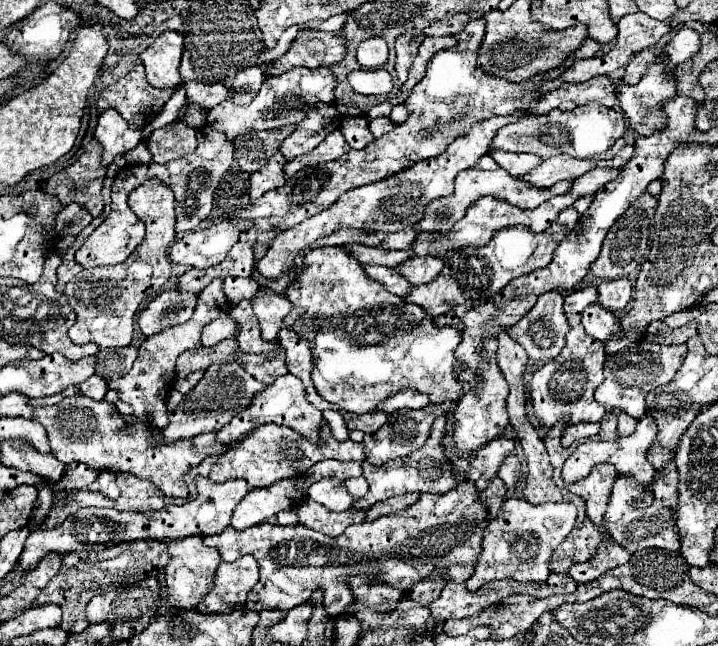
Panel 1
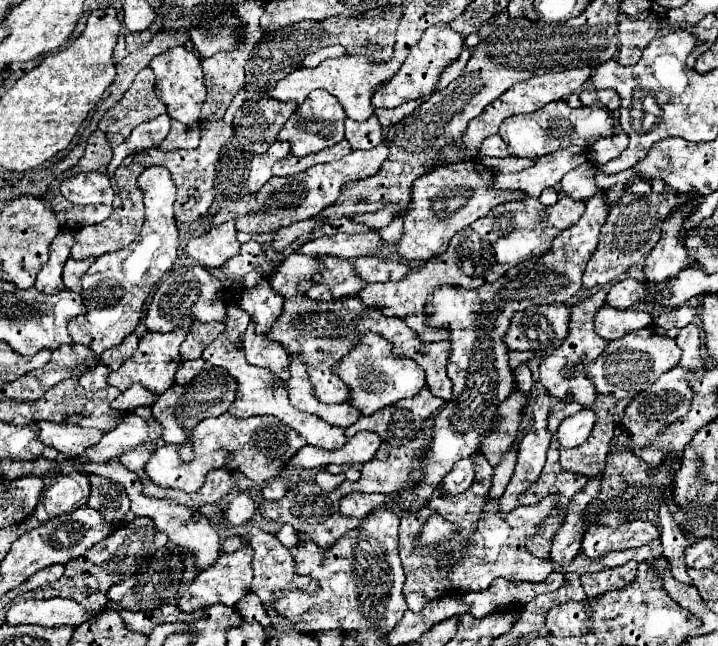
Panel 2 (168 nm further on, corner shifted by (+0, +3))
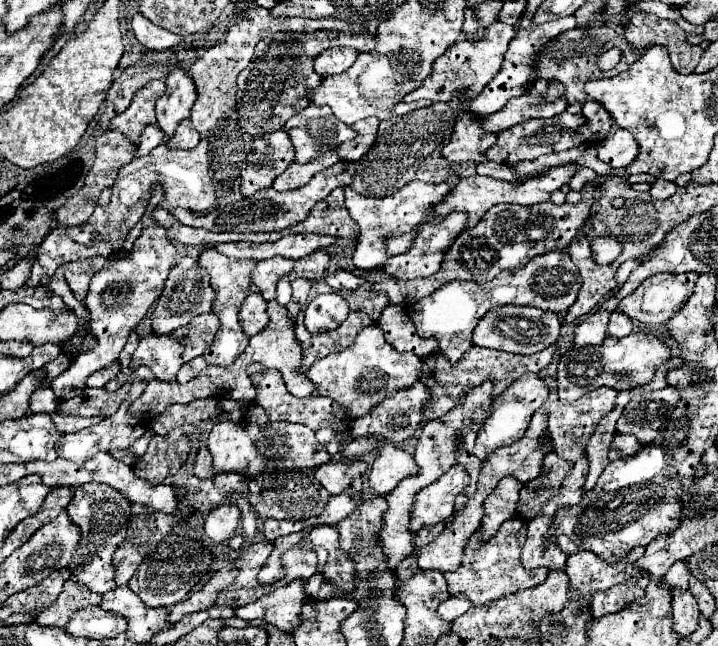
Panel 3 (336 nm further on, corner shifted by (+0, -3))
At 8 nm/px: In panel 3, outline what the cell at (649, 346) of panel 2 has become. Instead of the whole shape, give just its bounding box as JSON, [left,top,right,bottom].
[557,331,671,405]

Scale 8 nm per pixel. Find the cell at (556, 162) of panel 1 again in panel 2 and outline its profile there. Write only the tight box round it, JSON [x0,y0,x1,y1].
[493,149,585,197]

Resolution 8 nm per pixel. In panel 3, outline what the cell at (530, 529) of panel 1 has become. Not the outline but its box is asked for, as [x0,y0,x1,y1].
[445,517,549,607]

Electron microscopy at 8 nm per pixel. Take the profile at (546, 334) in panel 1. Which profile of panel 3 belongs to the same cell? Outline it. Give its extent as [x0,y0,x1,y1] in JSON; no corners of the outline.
[473,305,561,355]

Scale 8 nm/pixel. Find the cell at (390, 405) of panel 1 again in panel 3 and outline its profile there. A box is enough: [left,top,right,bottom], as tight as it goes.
[307,325,421,421]

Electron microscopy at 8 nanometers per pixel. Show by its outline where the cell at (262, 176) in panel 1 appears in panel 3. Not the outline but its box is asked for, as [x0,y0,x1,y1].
[241,131,295,197]

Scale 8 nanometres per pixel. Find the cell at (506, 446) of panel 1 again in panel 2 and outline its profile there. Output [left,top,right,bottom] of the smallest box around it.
[441,459,475,495]

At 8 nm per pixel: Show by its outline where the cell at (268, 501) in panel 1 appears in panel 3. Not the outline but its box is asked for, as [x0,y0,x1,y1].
[205,503,241,543]

